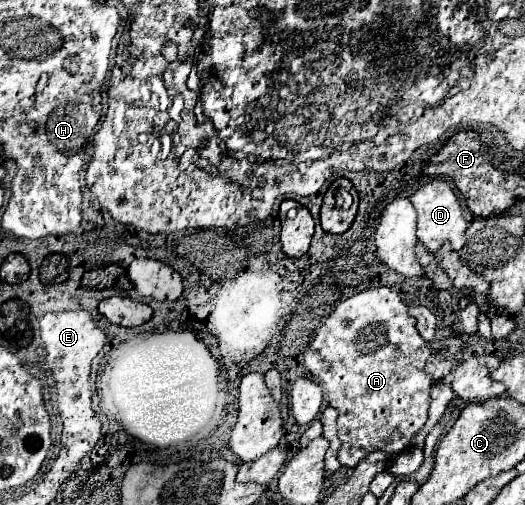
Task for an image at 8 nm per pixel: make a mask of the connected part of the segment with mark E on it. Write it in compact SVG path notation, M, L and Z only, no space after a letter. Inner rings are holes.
M63 311L63 313L47 313L41 319L41 339L47 349L47 367L53 371L55 381L57 381L57 407L63 419L63 425L75 425L71 429L71 435L67 435L63 447L71 447L81 443L83 451L89 451L101 435L101 421L97 413L91 407L91 385L89 385L89 373L91 373L91 361L99 355L99 351L105 347L107 337L105 333L95 325L93 317L83 311ZM75 435L81 435L75 437Z

